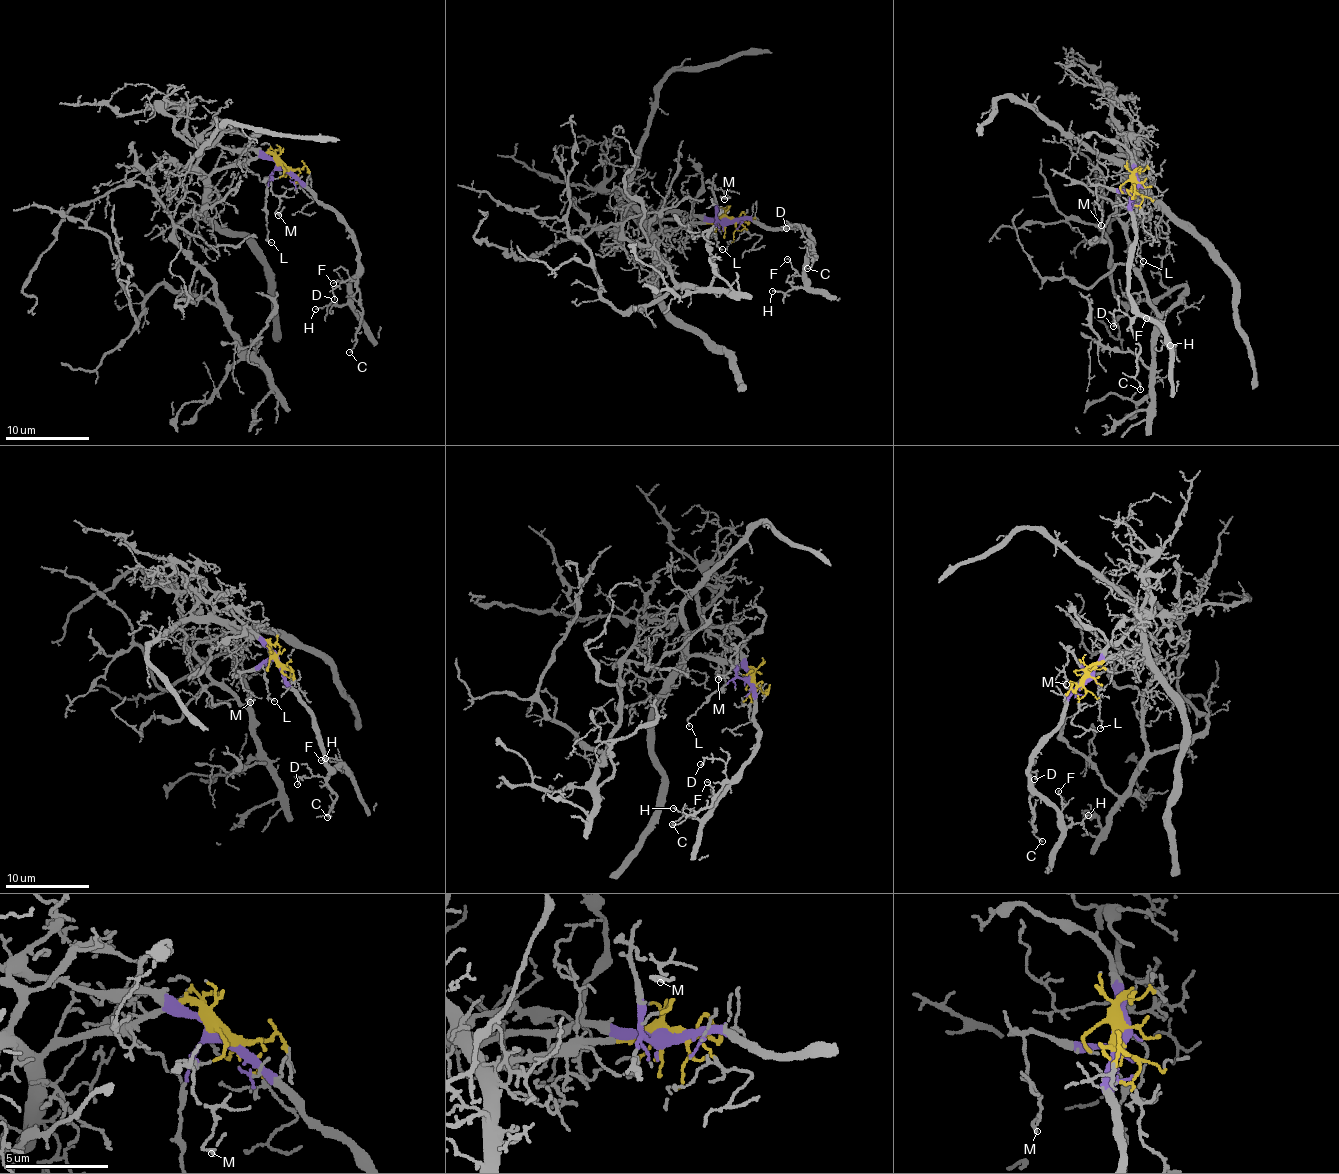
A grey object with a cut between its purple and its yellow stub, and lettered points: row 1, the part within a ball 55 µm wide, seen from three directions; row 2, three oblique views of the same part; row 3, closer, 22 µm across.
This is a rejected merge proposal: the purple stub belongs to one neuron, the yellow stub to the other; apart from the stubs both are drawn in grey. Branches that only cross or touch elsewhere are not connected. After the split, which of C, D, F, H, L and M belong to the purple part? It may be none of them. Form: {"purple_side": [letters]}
{"purple_side": ["C", "D", "F", "H", "L", "M"]}

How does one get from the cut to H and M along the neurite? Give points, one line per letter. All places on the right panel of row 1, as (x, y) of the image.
H: (1134, 186), (1131, 202), (1135, 243), (1130, 260), (1128, 300), (1161, 330), (1168, 344), (1173, 346), (1170, 344)
M: (1134, 186), (1129, 189), (1098, 186), (1096, 197), (1100, 207), (1100, 225)

